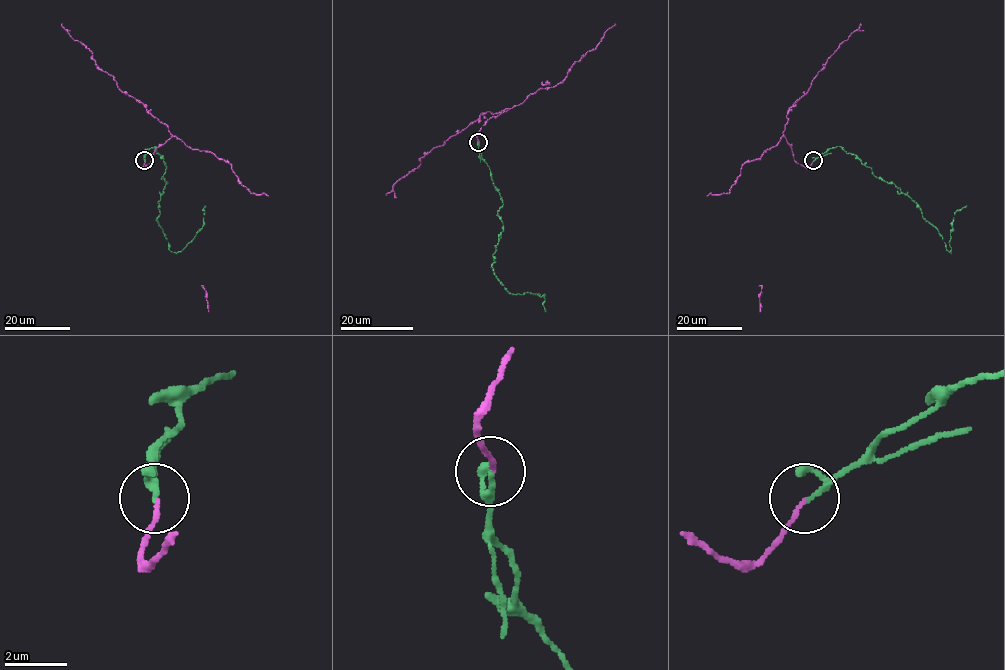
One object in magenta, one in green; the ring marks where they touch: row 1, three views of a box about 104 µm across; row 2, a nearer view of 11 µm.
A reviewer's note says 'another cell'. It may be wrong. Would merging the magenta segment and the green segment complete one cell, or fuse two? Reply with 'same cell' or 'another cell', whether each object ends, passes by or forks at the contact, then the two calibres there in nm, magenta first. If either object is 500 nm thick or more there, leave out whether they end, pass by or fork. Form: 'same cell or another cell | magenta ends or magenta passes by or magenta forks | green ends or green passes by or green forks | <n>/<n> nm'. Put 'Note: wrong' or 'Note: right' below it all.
same cell | magenta ends | green passes by | 130/140 nm
Note: wrong

